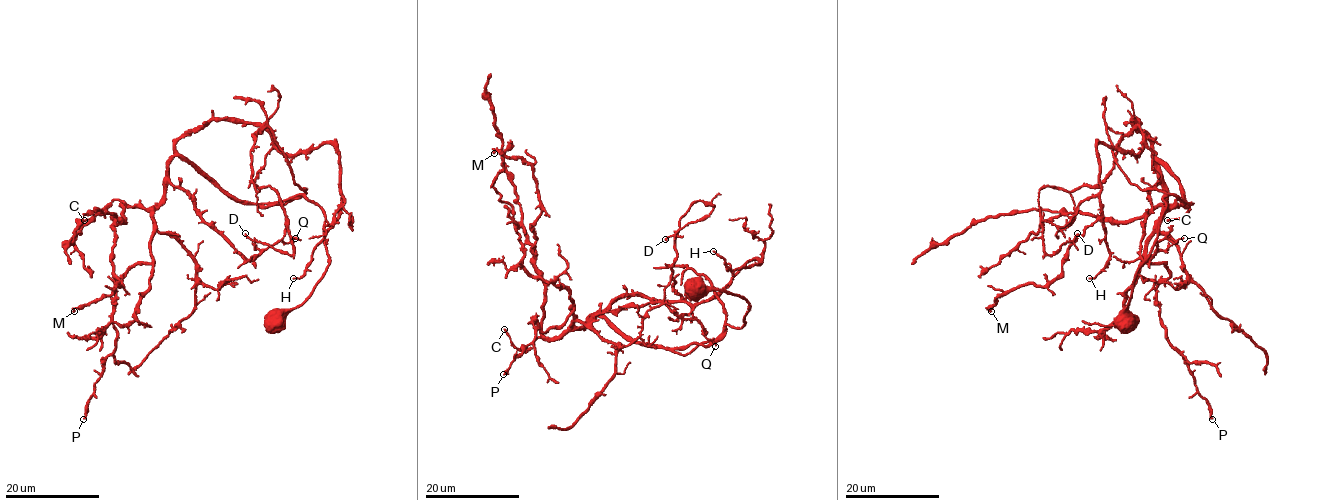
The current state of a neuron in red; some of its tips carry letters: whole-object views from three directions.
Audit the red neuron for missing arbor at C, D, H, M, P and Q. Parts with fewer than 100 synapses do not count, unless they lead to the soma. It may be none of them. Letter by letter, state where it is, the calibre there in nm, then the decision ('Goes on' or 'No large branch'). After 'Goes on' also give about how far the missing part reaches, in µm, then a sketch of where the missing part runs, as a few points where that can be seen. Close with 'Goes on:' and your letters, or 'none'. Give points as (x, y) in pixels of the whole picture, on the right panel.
C: Place: (1167, 220). Thickness 200 nm. No large branch
D: Place: (1077, 233). Thickness 130 nm. No large branch
H: Place: (1089, 278). Thickness 140 nm. No large branch
M: Place: (991, 311). Thickness 160 nm. No large branch
P: Place: (1212, 419). Thickness 170 nm. No large branch
Q: Place: (1184, 238). Thickness 90 nm. No large branch
Goes on: none

